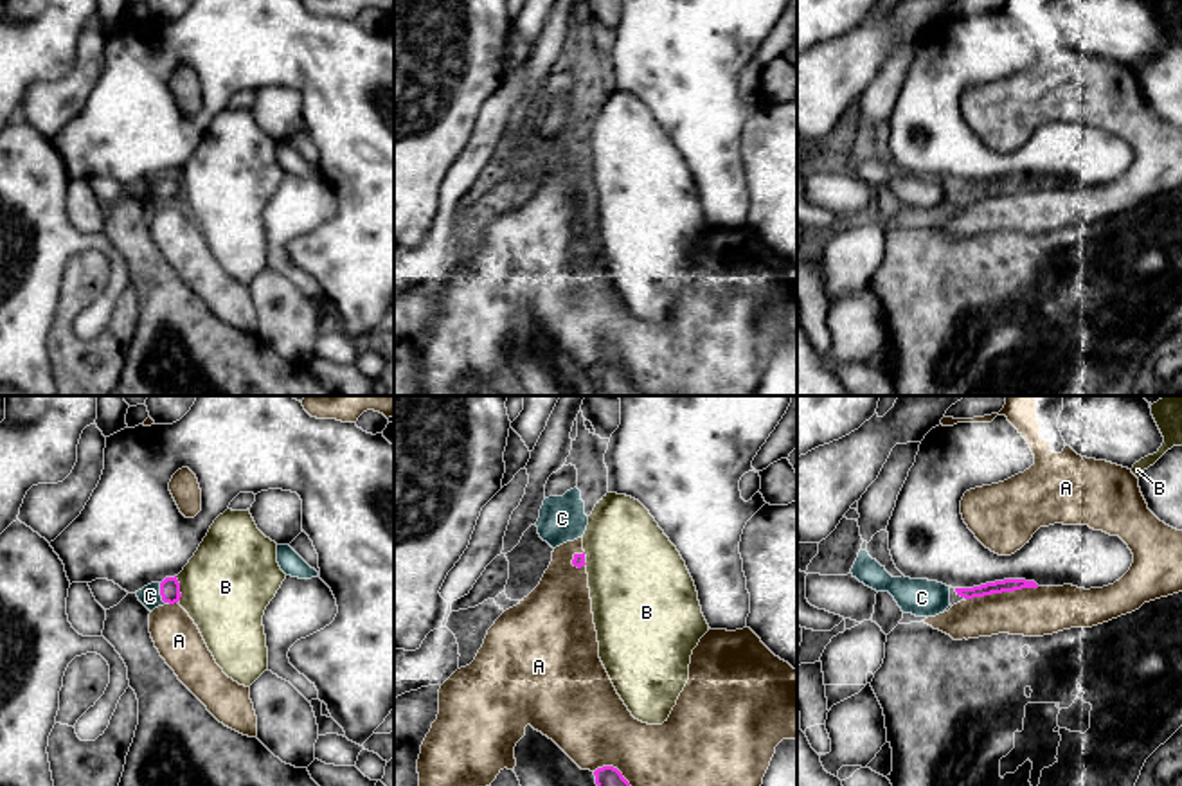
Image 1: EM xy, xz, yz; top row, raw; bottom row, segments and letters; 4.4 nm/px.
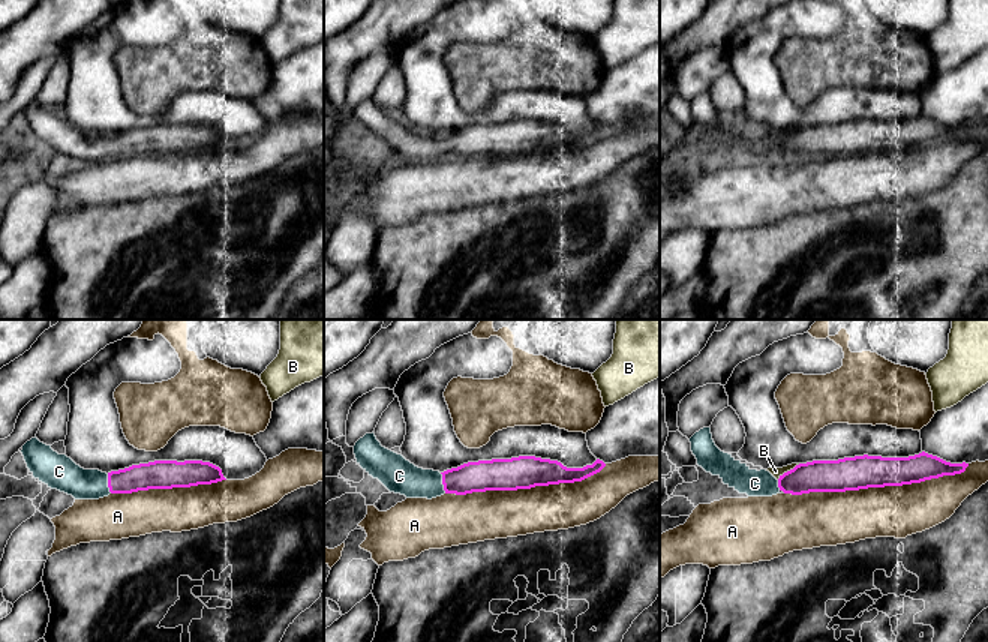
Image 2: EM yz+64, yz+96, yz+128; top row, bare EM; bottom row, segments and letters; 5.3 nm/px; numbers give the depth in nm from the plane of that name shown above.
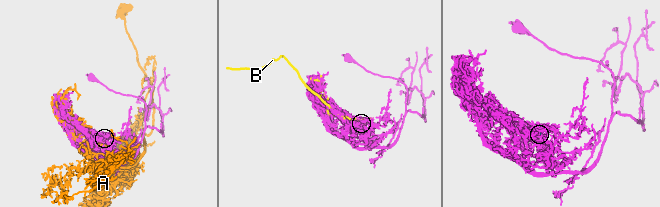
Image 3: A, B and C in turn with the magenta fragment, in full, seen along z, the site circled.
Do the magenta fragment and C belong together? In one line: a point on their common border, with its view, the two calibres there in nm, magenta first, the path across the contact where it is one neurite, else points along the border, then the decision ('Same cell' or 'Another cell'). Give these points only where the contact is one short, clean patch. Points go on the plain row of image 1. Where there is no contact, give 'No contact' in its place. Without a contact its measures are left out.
Touches magenta at xy (161, 191). Thickness 100 nm (magenta) against 100 nm. Path across: xy (170, 186), (161, 191), (150, 193). Same cell

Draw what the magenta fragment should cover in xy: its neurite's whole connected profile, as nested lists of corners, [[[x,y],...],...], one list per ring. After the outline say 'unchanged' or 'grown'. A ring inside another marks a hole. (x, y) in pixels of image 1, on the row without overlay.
[[[166,174],[162,180],[151,180],[137,189],[139,198],[153,209],[164,201],[175,201],[180,198],[180,180],[175,174]]]; grown

